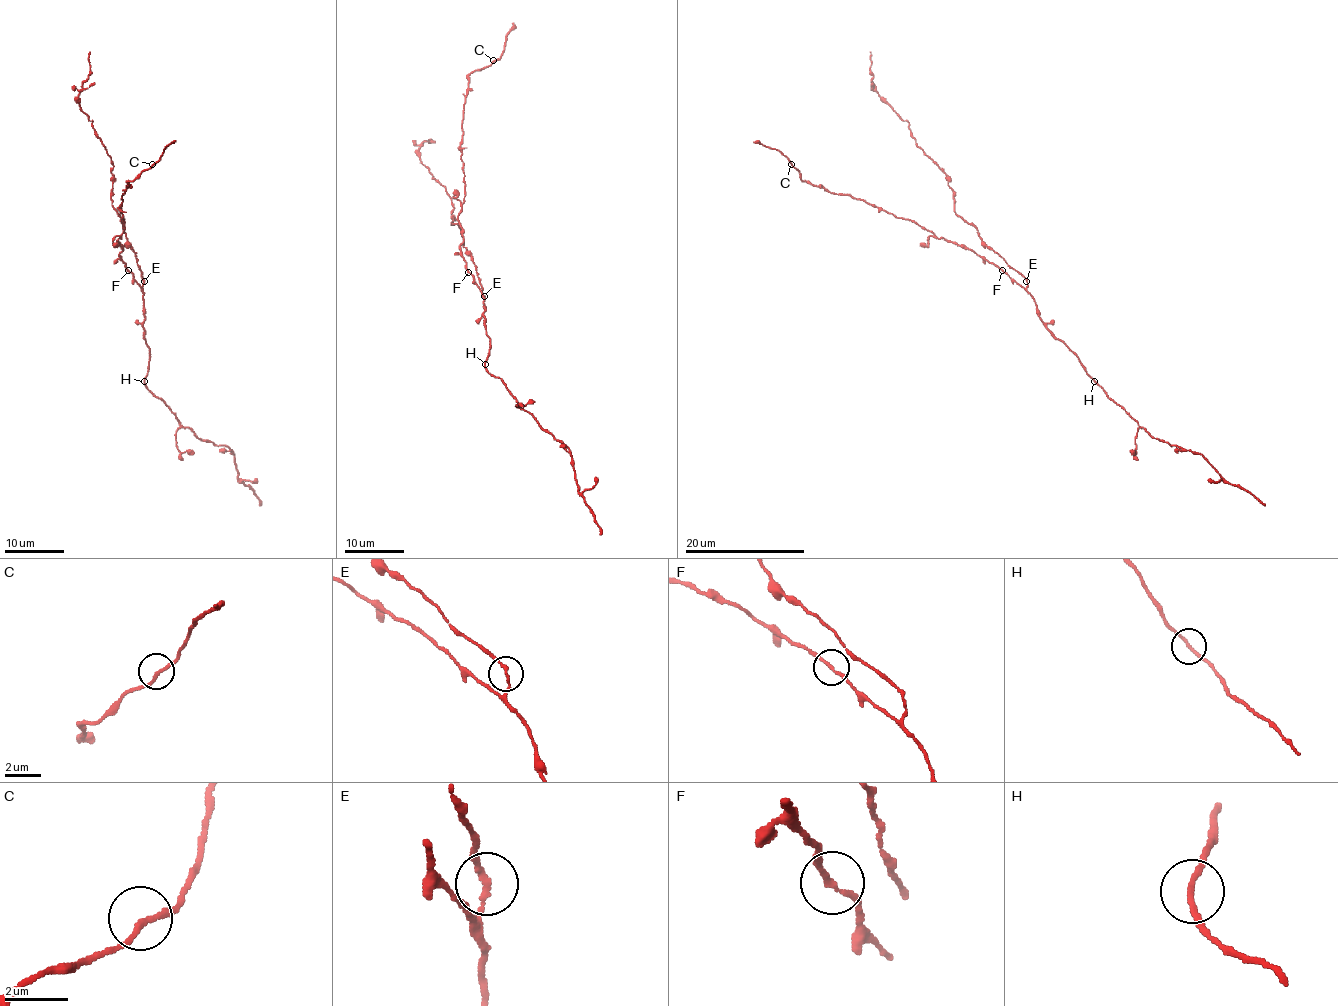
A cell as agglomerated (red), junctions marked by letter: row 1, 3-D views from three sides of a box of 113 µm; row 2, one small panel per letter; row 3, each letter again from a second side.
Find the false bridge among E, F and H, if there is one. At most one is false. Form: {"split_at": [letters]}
{"split_at": []}

